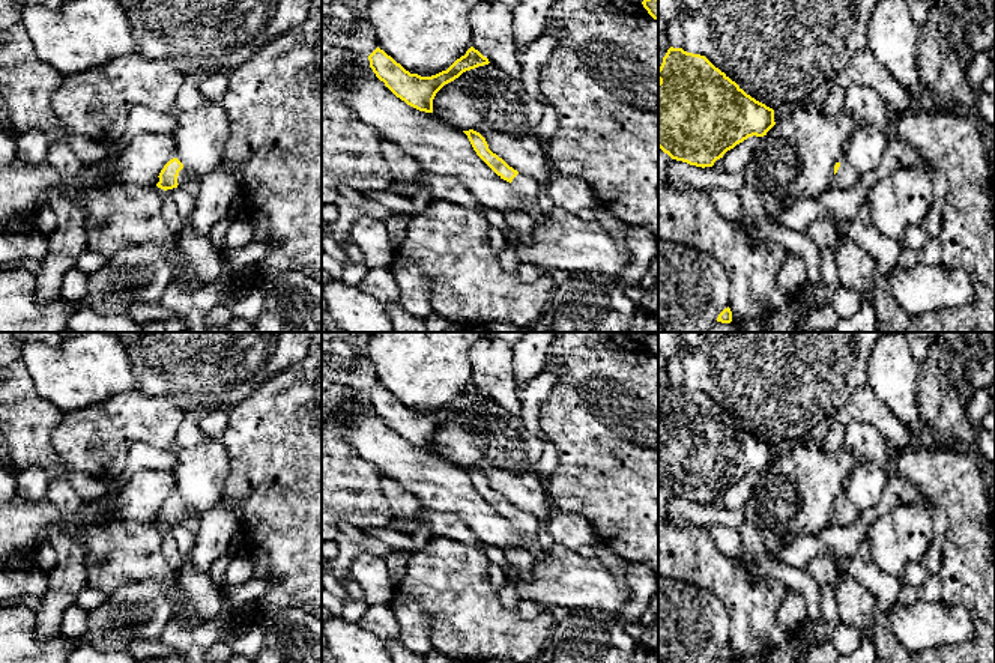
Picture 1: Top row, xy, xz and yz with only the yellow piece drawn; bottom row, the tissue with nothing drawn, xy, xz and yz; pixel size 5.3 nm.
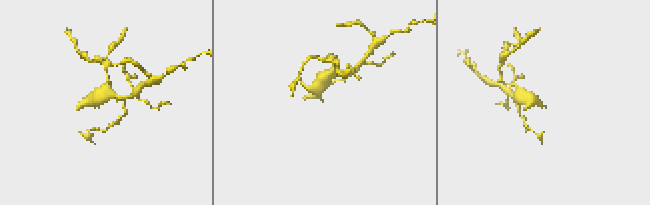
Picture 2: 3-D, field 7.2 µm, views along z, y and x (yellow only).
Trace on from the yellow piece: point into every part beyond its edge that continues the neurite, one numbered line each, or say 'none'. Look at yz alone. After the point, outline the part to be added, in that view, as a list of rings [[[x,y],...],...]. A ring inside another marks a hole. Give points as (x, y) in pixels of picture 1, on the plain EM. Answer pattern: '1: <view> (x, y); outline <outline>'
1: yz (845, 514); outline [[[840,496],[840,504],[834,511],[833,525],[836,526],[851,526],[855,523],[861,514],[845,496]]]

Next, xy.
1: xy (187, 519); outline [[[183,502],[177,513],[177,525],[189,529],[194,535],[198,534],[200,529],[200,516],[192,513]]]

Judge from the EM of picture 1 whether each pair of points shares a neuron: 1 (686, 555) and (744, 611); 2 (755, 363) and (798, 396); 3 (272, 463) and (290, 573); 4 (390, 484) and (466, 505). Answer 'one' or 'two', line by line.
1: one
2: one
3: one
4: two

